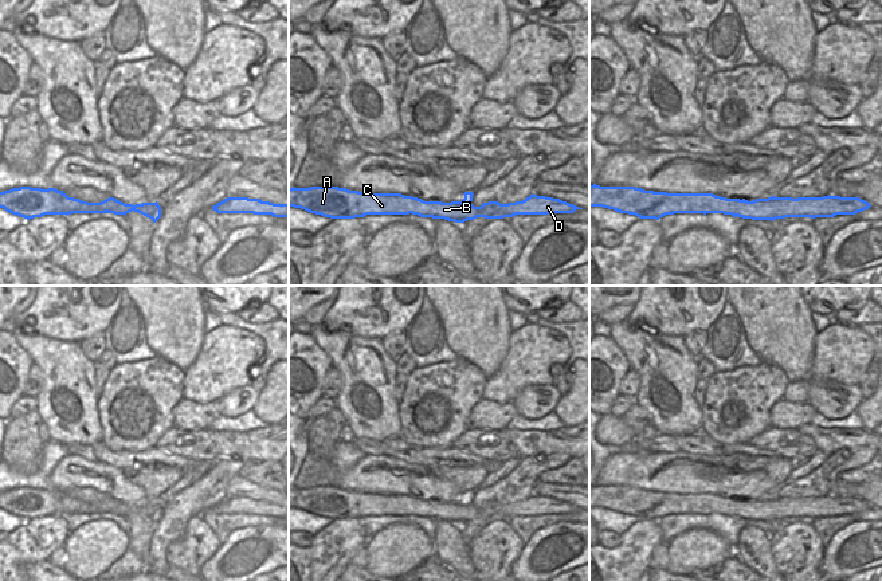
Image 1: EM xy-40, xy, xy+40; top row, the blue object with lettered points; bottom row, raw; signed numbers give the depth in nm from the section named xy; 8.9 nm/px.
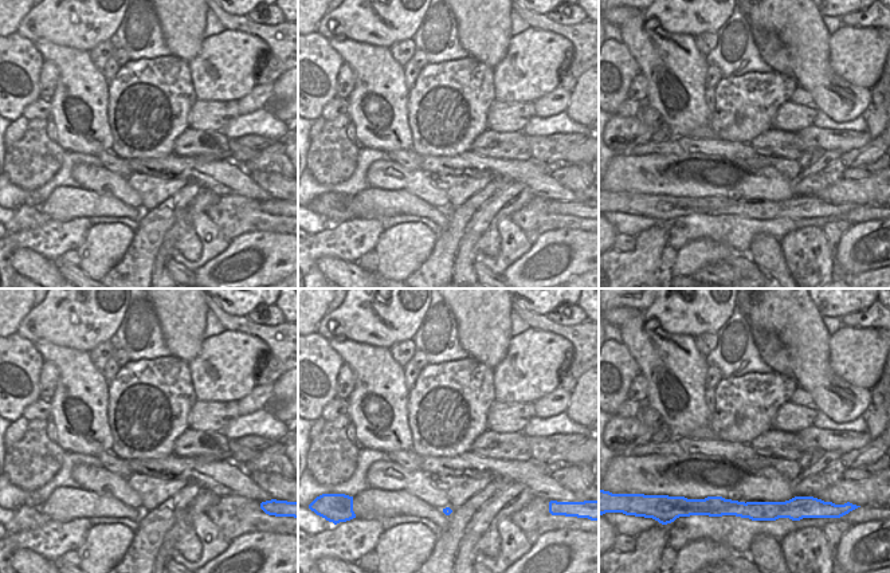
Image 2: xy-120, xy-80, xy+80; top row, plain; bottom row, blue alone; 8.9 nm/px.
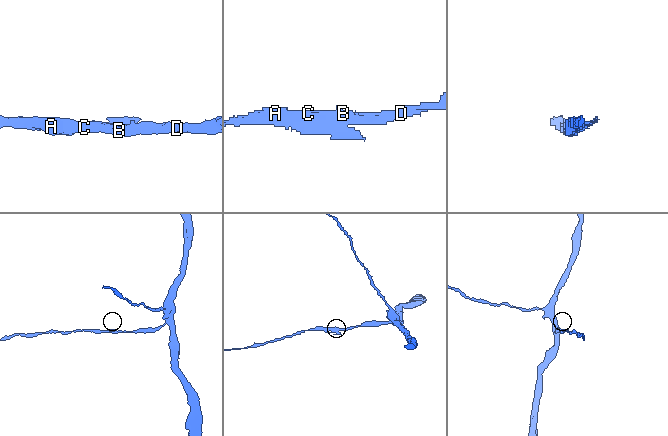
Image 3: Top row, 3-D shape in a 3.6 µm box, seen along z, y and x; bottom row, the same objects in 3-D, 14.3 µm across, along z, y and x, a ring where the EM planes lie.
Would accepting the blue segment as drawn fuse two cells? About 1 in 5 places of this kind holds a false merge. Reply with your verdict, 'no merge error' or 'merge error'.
no merge error

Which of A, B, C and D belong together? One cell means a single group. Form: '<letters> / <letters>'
A B C D

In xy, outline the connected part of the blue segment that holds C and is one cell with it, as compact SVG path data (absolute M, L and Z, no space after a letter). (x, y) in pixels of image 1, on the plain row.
M338 487L290 488L289 507L330 519L354 519L366 515L418 515L464 523L477 518L503 519L516 515L573 514L579 509L560 499L530 495L522 502L501 505L483 503L474 507L473 492L464 492L462 502L424 502L401 494L366 494Z

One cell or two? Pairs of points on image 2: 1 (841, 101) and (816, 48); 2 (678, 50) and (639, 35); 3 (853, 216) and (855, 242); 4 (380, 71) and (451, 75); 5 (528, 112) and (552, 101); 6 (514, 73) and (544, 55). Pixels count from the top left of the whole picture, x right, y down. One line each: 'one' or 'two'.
1: one
2: one
3: two
4: two
5: two
6: one

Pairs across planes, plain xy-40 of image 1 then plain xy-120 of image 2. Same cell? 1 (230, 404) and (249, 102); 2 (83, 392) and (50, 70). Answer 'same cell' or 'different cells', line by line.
1: same cell
2: different cells

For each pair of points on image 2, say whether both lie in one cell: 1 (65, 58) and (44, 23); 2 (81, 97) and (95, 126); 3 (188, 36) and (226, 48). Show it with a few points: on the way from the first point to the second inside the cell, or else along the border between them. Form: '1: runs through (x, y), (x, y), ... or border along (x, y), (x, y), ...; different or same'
1: border along (35, 42), (53, 42), (87, 53); different
2: runs through (87, 103), (93, 109), (93, 120); same
3: border along (204, 39), (200, 51), (187, 63); different

